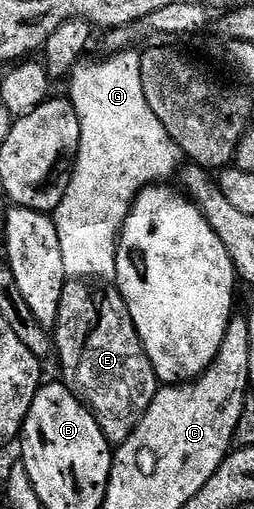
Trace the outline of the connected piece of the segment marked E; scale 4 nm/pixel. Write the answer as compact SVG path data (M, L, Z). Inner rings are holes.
M103 288L103 298L103 308L97 308L95 314L95 320L101 328L91 338L89 346L69 346L69 352L62 361L67 363L68 360L77 360L83 356L81 370L73 371L74 385L84 403L97 415L99 426L108 442L117 444L117 436L127 438L133 432L135 425L129 420L145 416L161 383L143 347L135 322L129 322L131 313L127 301L115 288Z

